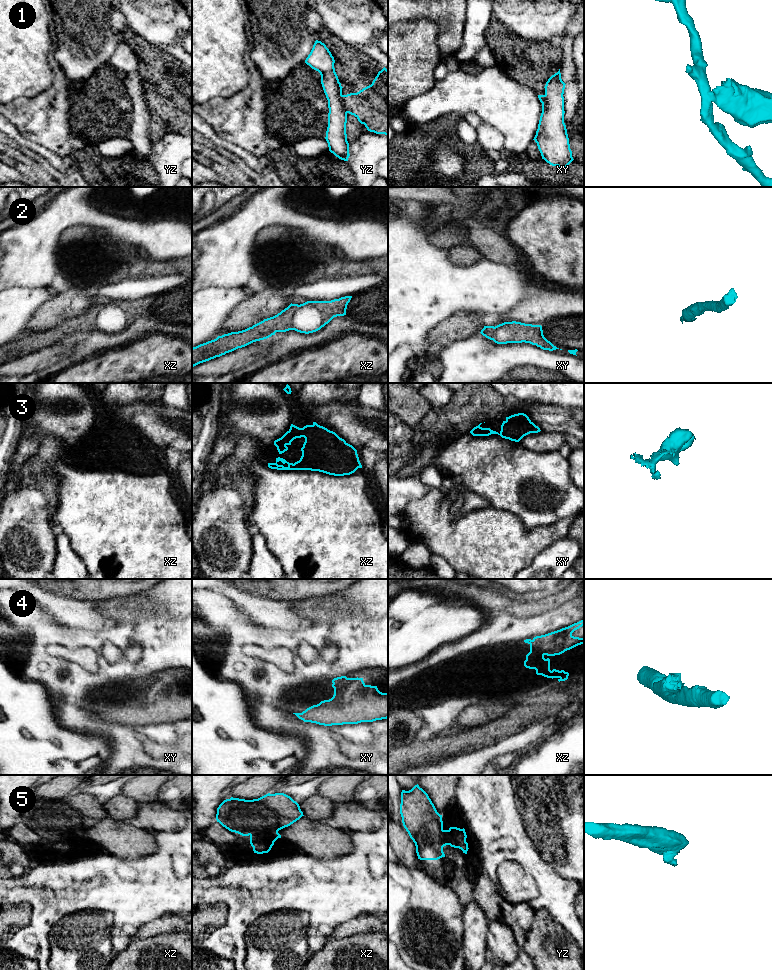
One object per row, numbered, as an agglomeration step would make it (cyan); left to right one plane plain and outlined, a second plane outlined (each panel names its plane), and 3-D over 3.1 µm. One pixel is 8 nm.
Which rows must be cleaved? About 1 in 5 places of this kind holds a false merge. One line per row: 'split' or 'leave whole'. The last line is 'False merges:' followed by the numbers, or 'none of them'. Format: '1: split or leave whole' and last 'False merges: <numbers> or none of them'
1: split
2: leave whole
3: leave whole
4: leave whole
5: split
False merges: 1, 5

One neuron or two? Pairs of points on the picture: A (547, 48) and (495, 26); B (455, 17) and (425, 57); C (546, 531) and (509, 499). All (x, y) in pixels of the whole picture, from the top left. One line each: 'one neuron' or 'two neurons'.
A: one neuron
B: two neurons
C: two neurons

